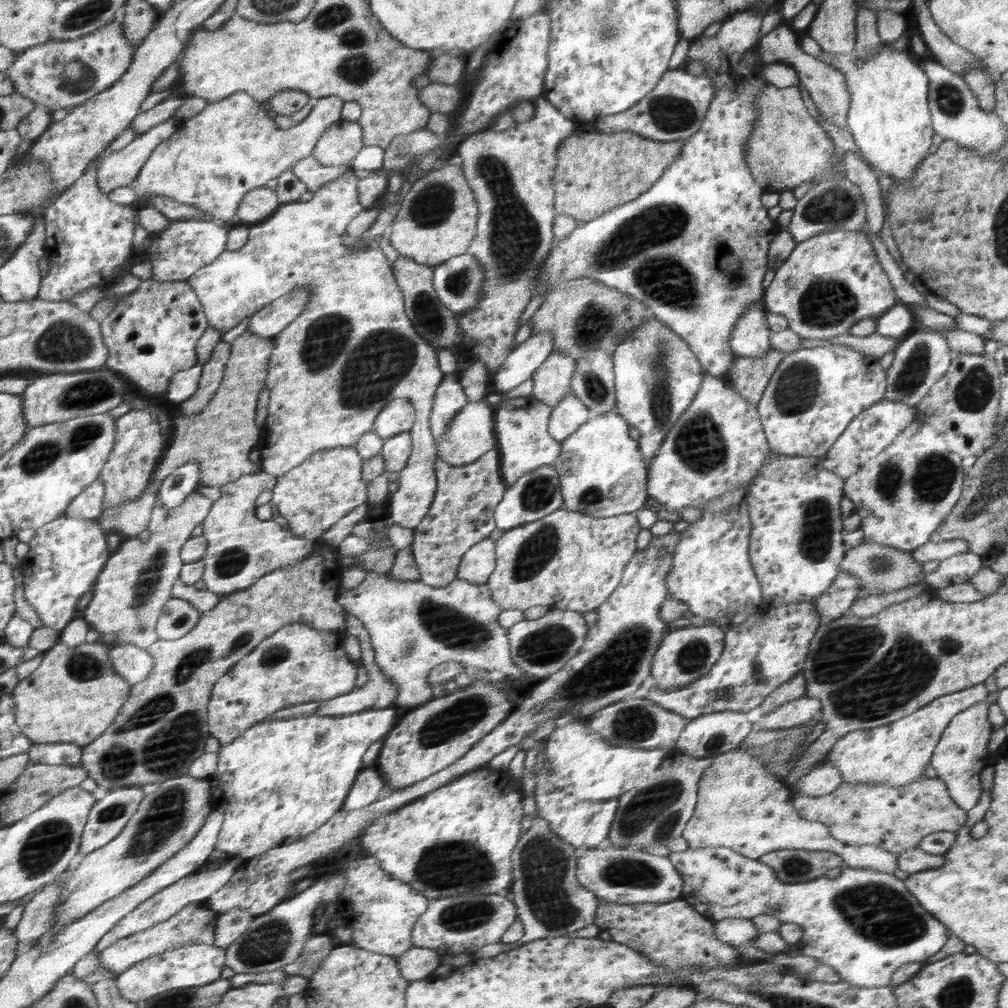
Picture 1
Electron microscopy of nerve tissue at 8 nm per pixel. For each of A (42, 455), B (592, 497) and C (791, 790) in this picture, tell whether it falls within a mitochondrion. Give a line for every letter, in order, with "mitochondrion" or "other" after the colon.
A: mitochondrion
B: mitochondrion
C: other

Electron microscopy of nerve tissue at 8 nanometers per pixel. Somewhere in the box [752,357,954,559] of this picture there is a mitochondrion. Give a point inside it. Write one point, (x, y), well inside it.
(797, 389)

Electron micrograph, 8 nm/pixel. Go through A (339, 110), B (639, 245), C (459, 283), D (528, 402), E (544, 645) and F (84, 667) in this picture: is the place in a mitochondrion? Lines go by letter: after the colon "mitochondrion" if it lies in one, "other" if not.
A: other
B: mitochondrion
C: mitochondrion
D: other
E: mitochondrion
F: mitochondrion

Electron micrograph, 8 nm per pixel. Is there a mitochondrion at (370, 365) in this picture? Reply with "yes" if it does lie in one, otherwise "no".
yes

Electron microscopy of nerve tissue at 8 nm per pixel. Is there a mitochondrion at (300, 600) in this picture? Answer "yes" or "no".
no

